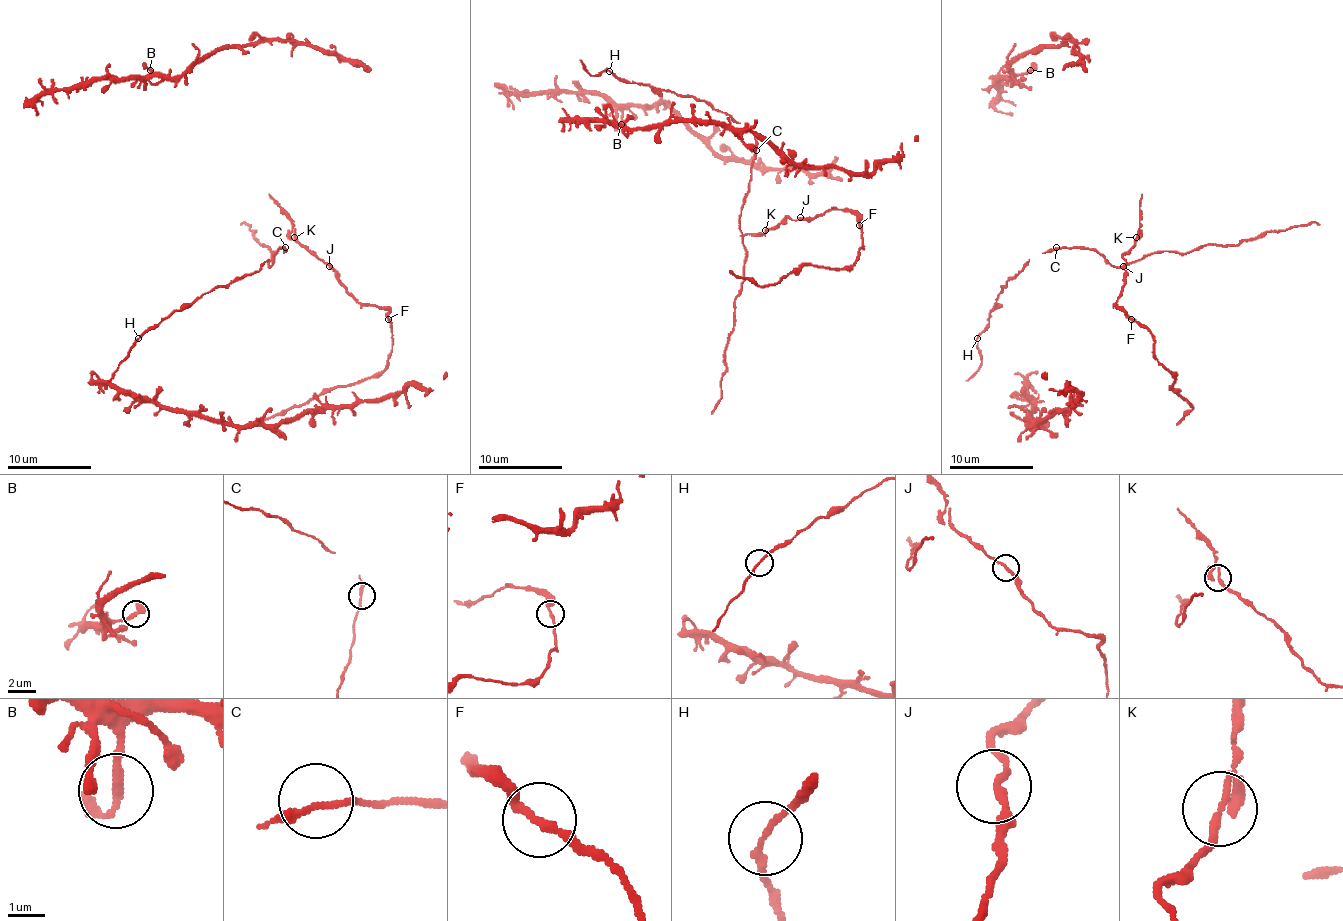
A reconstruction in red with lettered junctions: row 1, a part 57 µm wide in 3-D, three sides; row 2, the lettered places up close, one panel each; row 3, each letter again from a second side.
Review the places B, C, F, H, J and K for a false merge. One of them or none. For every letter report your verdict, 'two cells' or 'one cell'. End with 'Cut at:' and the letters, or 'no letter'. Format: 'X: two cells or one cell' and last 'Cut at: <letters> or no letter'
B: one cell
C: one cell
F: one cell
H: one cell
J: one cell
K: one cell
Cut at: no letter

